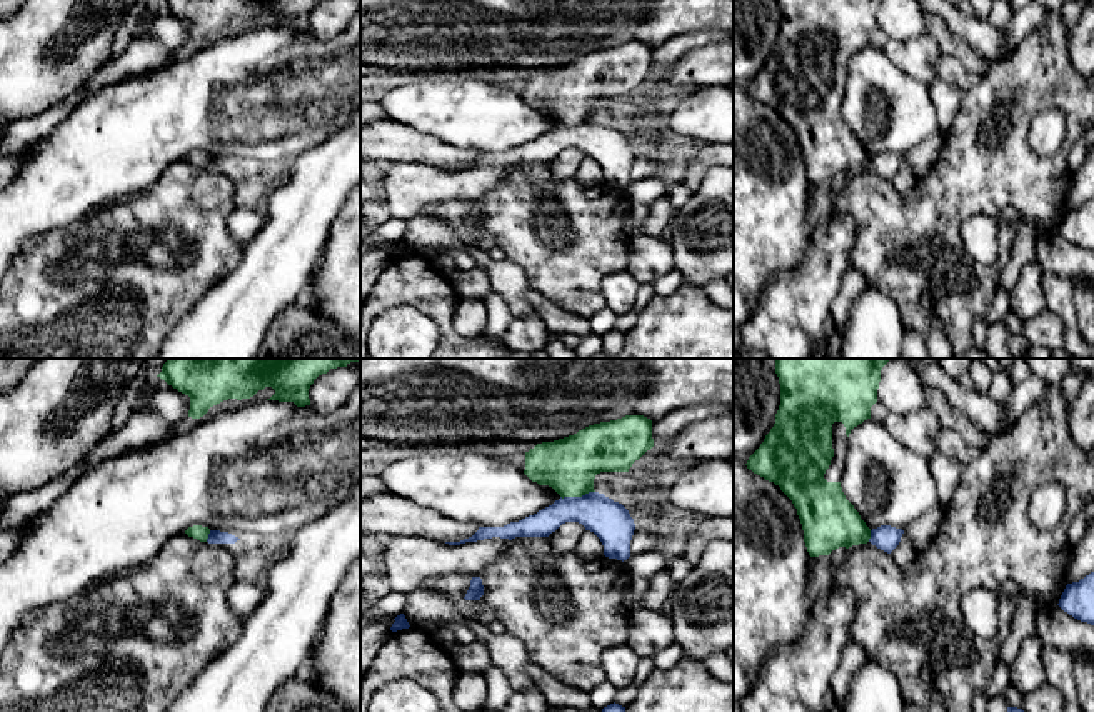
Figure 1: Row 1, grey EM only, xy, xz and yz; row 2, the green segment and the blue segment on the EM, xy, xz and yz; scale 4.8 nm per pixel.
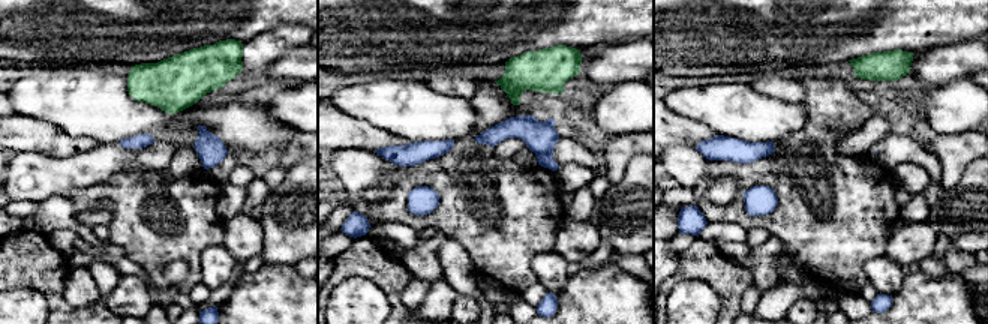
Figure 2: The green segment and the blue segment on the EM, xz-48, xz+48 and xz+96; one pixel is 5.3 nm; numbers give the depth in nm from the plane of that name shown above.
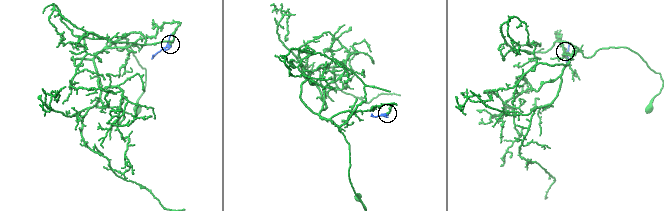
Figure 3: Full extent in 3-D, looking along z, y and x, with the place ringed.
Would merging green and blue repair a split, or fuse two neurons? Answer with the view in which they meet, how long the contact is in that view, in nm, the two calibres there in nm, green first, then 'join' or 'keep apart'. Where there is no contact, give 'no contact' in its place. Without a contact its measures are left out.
xz | 170 nm | 280/190 nm | keep apart

